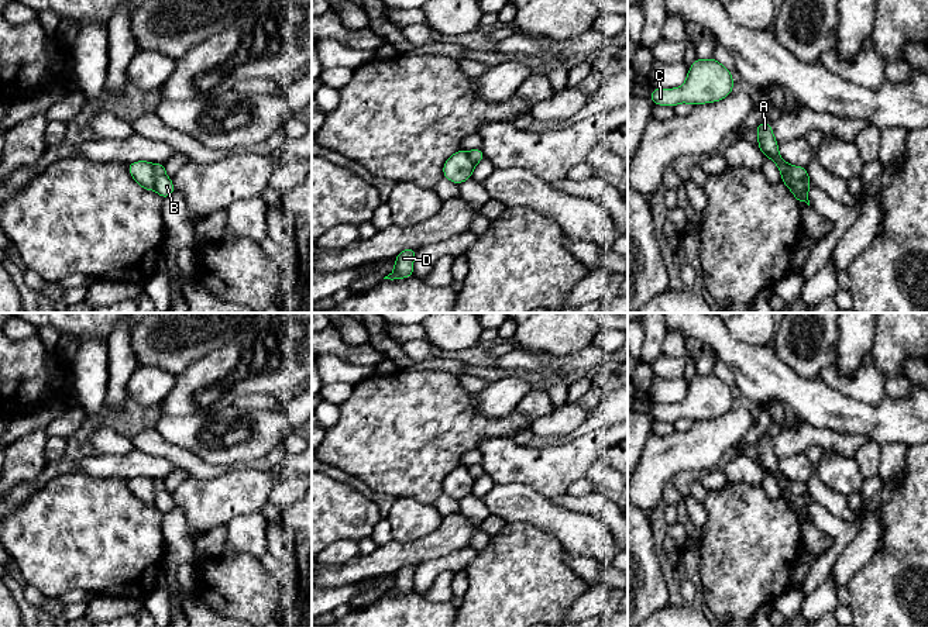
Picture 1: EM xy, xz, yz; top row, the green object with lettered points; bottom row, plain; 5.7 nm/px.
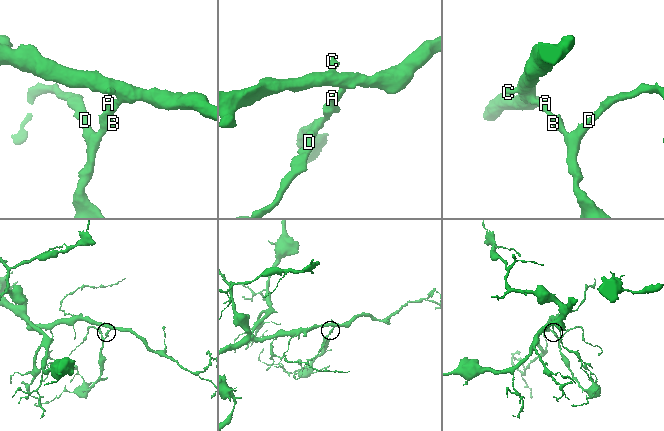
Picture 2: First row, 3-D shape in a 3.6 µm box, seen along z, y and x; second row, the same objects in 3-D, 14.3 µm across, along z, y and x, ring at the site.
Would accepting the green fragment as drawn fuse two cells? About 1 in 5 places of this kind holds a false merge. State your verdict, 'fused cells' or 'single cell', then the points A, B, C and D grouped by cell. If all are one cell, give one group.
fused cells | A B C / D

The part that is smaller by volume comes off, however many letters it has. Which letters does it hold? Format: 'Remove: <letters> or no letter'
Remove: D

